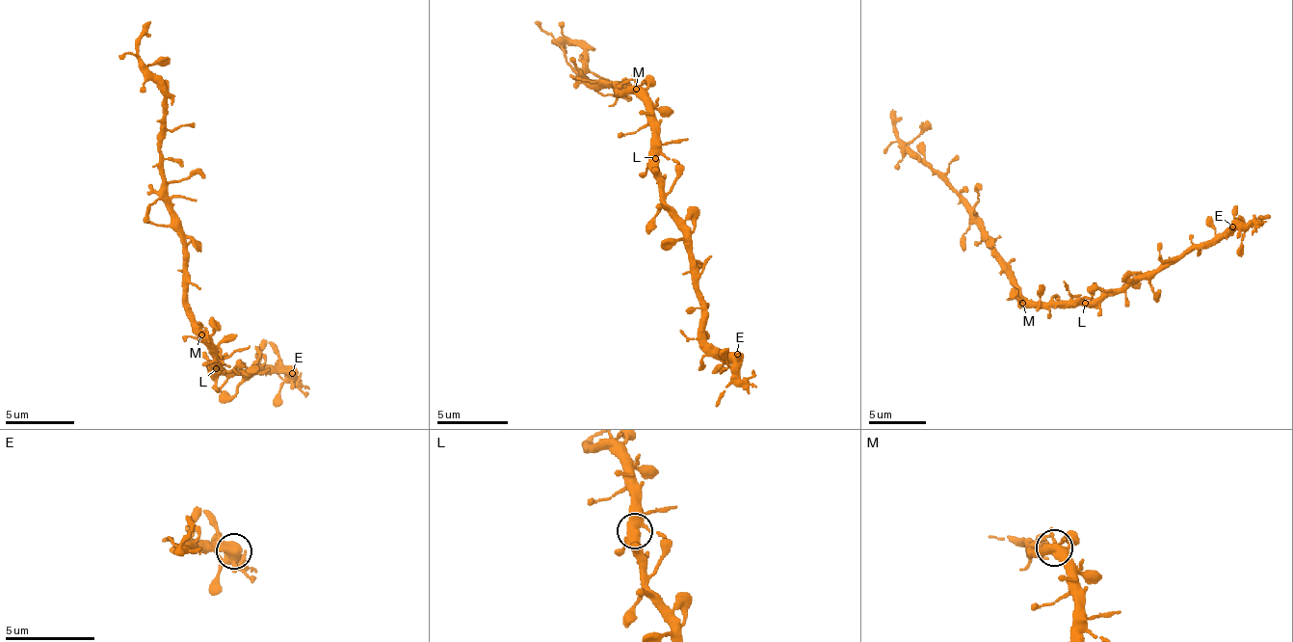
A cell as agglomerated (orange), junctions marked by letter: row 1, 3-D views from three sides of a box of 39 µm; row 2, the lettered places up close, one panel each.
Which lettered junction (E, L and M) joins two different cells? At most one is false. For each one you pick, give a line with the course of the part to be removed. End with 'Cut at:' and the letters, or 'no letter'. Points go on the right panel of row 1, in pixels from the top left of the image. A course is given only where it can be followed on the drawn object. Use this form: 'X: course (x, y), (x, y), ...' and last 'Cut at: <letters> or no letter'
Cut at: no letter

